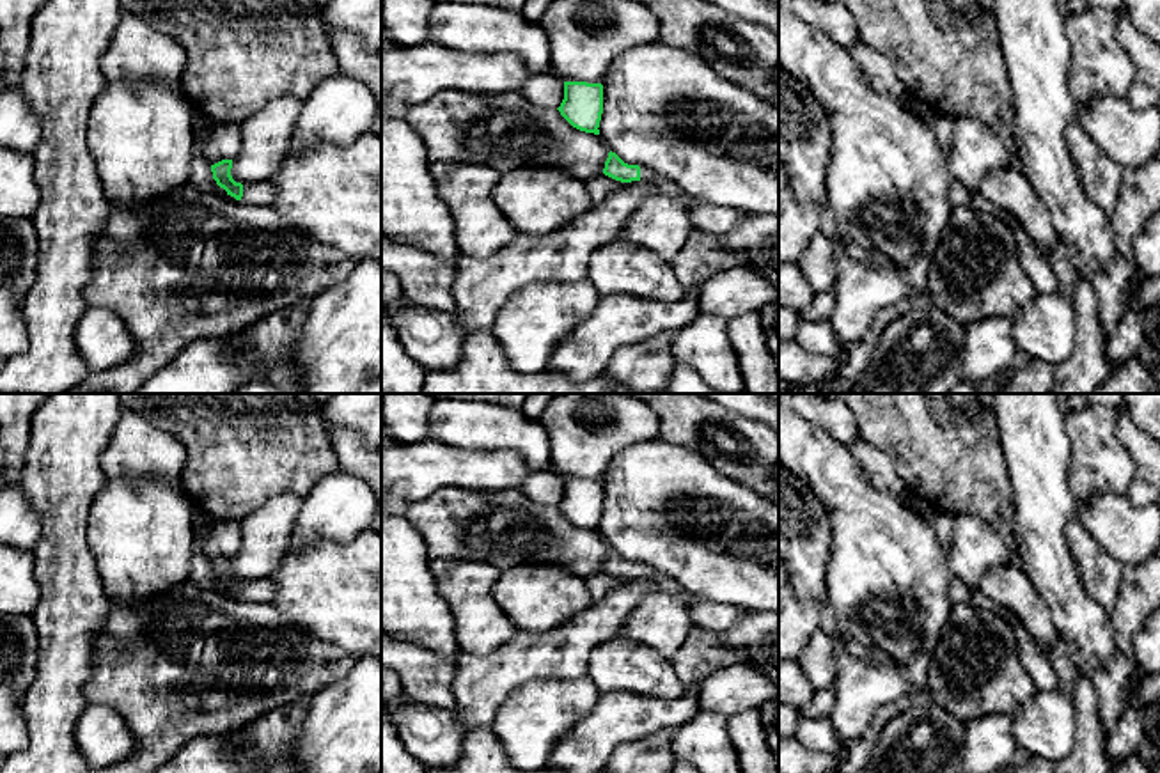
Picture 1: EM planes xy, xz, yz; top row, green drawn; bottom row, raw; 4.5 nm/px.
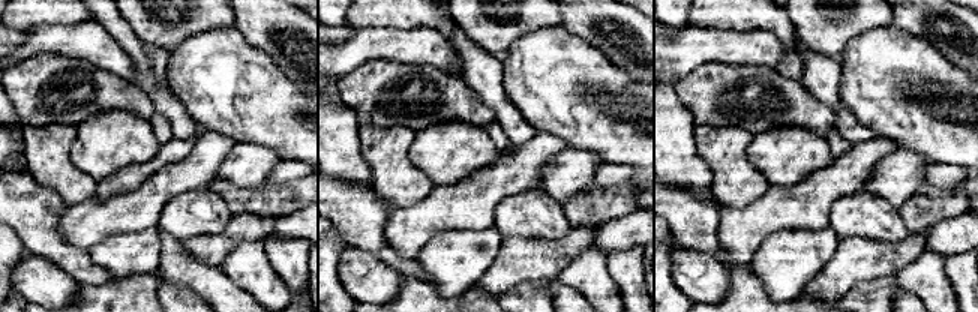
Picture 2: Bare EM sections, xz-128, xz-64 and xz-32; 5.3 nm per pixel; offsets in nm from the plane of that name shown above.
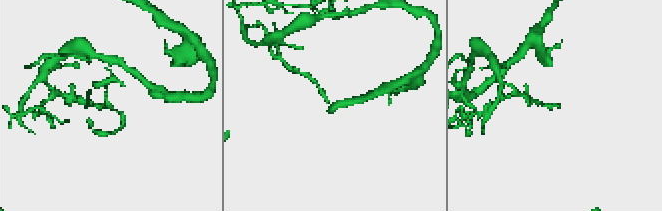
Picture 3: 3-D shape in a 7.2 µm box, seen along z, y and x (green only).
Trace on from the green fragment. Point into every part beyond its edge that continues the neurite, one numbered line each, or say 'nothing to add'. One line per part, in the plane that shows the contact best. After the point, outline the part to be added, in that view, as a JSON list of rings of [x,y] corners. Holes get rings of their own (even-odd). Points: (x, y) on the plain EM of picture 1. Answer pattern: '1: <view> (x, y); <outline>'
1: xy (258, 591); [[[270,578],[243,582],[243,603],[271,603],[275,599],[275,585]]]

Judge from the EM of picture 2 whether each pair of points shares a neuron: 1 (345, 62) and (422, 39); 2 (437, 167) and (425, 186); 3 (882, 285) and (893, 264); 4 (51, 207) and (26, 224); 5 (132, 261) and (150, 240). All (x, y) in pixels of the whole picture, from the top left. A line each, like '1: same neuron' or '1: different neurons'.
1: same neuron
2: different neurons
3: different neurons
4: same neuron
5: same neuron

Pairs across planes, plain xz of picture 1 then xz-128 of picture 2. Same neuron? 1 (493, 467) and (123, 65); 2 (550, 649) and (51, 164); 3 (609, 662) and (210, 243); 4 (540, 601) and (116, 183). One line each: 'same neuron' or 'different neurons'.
1: same neuron
2: different neurons
3: different neurons
4: different neurons

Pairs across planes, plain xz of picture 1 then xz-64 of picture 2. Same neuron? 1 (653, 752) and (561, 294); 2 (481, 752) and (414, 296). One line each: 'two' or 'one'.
1: two
2: one

